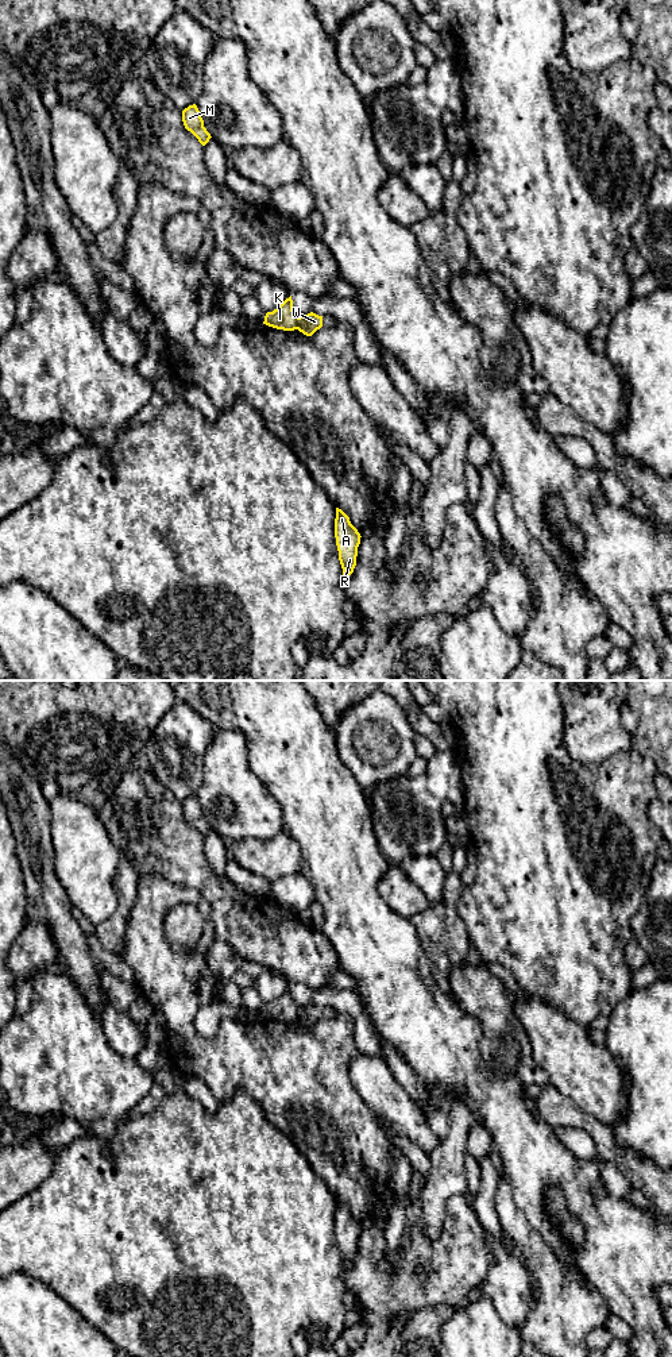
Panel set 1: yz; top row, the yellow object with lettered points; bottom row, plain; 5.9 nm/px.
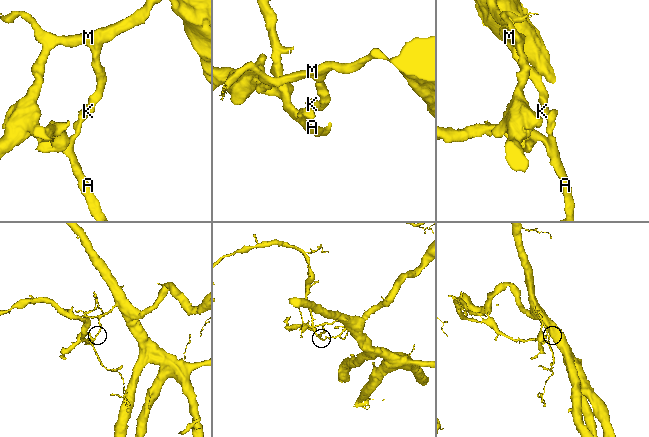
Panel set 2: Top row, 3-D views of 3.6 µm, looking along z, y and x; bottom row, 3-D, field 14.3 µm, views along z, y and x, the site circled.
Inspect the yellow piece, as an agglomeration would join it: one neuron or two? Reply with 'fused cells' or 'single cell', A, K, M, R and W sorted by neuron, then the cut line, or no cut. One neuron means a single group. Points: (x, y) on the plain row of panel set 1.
fused cells; A R W / K M; cut in yz along (298, 1009), (296, 1020)

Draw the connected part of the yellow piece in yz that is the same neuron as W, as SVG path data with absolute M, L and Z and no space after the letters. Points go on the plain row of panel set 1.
M313 1003L298 1009L298 1022L306 1028L312 1028L317 1021L323 1018L323 1007Z

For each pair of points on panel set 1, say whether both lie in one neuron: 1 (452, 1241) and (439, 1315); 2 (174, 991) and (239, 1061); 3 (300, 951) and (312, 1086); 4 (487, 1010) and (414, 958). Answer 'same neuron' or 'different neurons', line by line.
1: different neurons
2: same neuron
3: different neurons
4: different neurons

